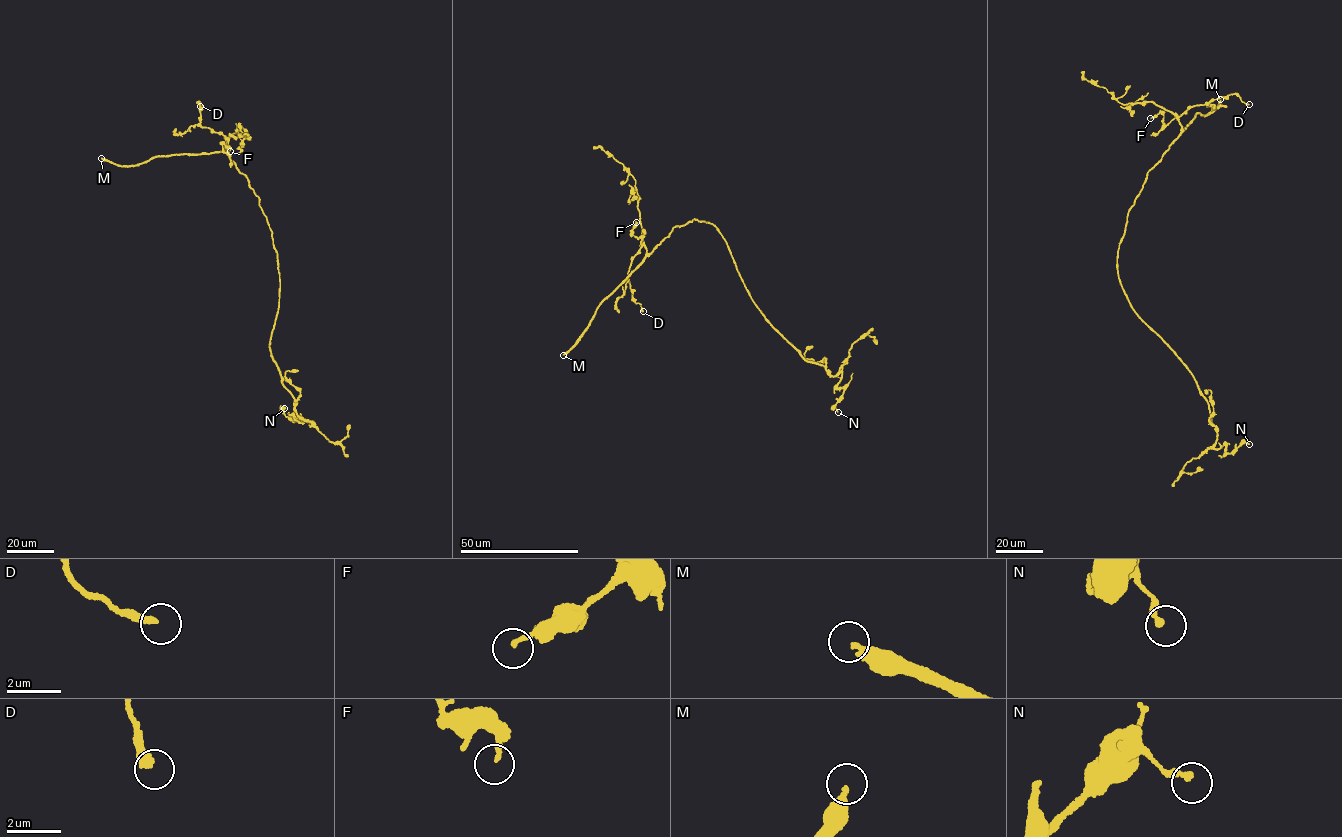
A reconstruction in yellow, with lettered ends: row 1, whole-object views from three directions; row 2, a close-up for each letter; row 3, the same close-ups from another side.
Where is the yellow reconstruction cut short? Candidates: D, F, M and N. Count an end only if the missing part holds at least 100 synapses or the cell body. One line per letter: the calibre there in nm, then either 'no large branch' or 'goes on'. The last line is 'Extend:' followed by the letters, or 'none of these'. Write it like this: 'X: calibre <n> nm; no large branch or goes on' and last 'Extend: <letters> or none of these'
D: calibre 300 nm; no large branch
F: calibre 160 nm; no large branch
M: calibre 320 nm; goes on
N: calibre 240 nm; no large branch
Extend: M

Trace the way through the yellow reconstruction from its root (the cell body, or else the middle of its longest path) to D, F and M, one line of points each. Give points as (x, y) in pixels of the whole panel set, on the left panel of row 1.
D: (279, 295), (277, 253), (258, 197), (226, 152), (228, 139), (200, 125), (198, 102), (200, 106)
F: (279, 295), (270, 228), (248, 178), (226, 152), (226, 139), (223, 152), (223, 143), (230, 151)
M: (279, 295), (277, 253), (266, 216), (248, 178), (227, 154), (219, 151), (161, 155), (127, 166), (101, 158)

